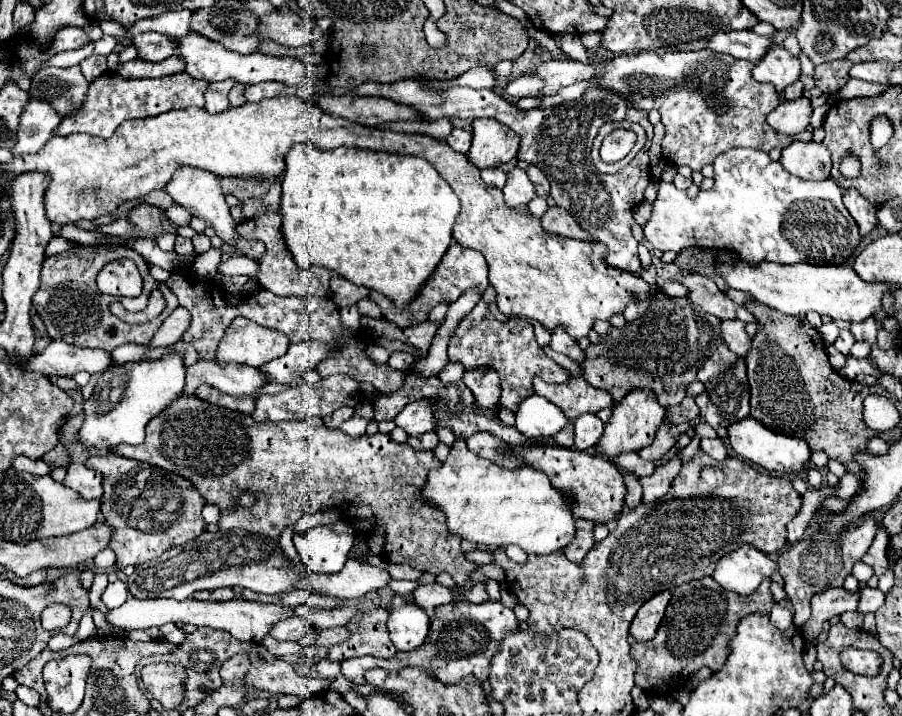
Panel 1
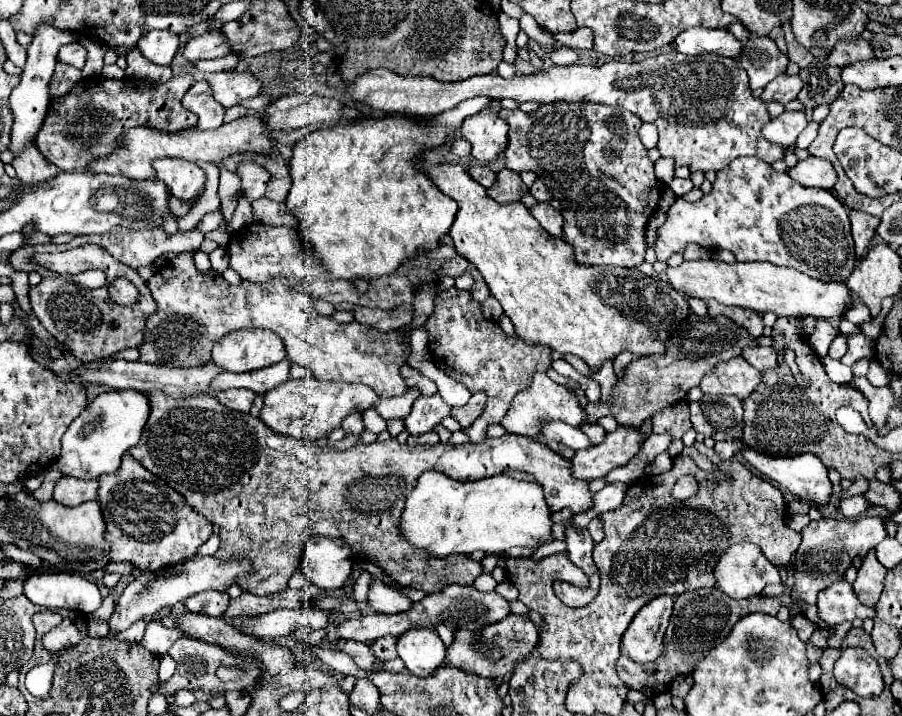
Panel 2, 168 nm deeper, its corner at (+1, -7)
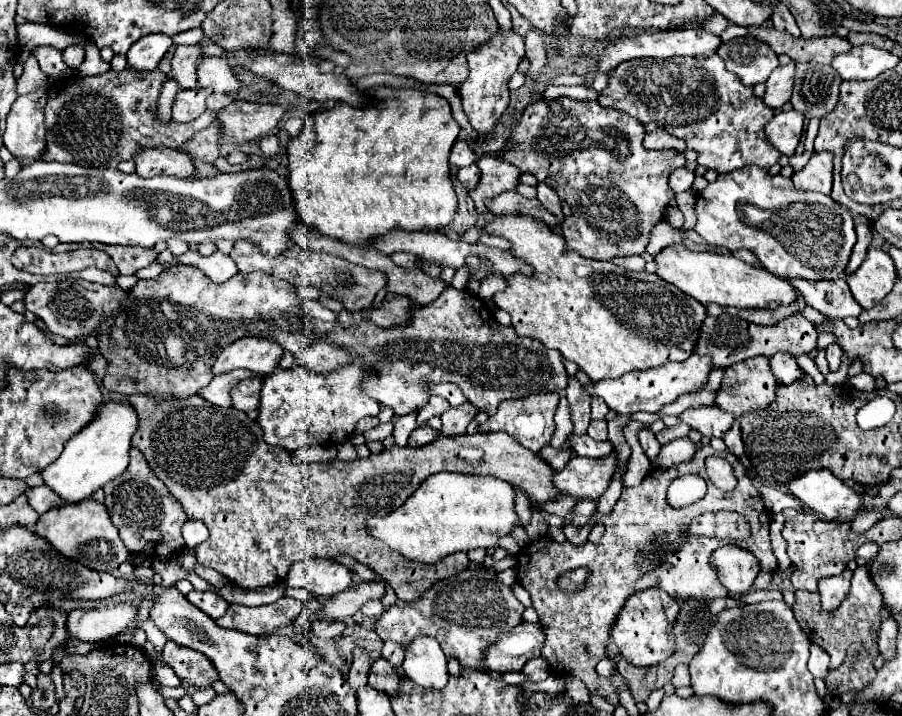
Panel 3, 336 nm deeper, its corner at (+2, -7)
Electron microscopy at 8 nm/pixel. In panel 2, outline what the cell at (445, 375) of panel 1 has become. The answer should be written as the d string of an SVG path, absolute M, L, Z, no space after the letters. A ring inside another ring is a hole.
M436 394L436 396L420 396L414 402L412 412L404 420L404 424L406 424L406 430L410 434L418 436L418 434L430 432L448 414L450 414L450 406L440 398L440 394Z

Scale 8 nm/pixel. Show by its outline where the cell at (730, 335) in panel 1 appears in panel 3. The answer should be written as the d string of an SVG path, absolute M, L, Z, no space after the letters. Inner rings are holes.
M775 354L773 358L769 358L769 366L773 370L773 376L781 384L791 384L791 382L803 378L803 370L797 366L797 362L793 360L791 354Z

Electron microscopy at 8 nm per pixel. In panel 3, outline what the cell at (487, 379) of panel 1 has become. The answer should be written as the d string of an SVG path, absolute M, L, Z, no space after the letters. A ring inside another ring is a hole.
M465 402L465 406L451 406L443 416L443 428L441 432L445 436L457 436L457 434L465 434L469 422L477 416L477 408L471 402Z

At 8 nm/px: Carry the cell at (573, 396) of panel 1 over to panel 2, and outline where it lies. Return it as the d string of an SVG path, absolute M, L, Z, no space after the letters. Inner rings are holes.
M536 374L532 386L526 388L526 392L520 392L518 396L514 396L510 410L500 420L500 426L506 432L522 434L522 436L528 436L532 440L544 442L542 434L540 434L540 428L548 420L560 420L560 422L568 422L570 426L580 426L582 420L584 420L584 410L578 406L578 398L570 390L552 382L546 374Z

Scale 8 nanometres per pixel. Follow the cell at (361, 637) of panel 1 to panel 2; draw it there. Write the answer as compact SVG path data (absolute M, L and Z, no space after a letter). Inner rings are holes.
M378 638L378 642L374 642L370 646L374 650L374 656L380 660L380 662L388 662L388 660L394 660L398 656L396 652L396 638Z

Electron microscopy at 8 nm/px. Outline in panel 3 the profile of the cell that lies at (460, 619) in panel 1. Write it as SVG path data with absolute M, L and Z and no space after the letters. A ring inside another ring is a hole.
M521 622L509 634L501 634L495 646L485 650L485 668L497 674L519 672L525 662L541 656L543 642L545 634L539 624Z

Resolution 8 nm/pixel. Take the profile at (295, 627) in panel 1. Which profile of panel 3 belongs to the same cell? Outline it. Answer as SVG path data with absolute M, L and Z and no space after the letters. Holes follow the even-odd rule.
M315 620L313 622L313 634L317 638L337 638L341 636L345 630L345 624L343 622L337 622L337 620Z

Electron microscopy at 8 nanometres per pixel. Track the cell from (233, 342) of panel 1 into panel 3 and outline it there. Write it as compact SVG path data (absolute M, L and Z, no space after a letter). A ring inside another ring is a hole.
M239 338L229 344L213 364L213 374L231 372L237 368L251 370L255 374L269 374L279 366L283 348L267 338Z

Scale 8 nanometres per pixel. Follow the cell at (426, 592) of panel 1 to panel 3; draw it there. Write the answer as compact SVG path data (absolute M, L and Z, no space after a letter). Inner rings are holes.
M369 600L369 602L365 602L363 606L361 606L361 612L365 614L365 616L375 616L375 618L379 618L381 614L385 614L385 606L383 606L383 602L381 600Z

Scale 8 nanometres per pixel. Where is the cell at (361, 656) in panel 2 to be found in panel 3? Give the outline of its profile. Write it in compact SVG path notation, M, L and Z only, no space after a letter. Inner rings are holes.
M377 658L371 664L371 672L369 672L369 686L387 694L395 694L399 690L399 680L401 676L397 674L397 670L393 666L389 666L389 662L385 662L385 658Z

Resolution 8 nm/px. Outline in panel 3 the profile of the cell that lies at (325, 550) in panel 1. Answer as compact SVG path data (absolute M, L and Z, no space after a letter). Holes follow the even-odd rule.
M309 558L293 564L285 584L305 588L313 596L331 598L349 588L351 572L331 558Z

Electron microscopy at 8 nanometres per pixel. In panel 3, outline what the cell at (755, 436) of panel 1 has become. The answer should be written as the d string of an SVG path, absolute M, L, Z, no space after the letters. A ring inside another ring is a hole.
M807 470L785 482L785 488L825 520L849 520L861 506L859 494L829 470Z

